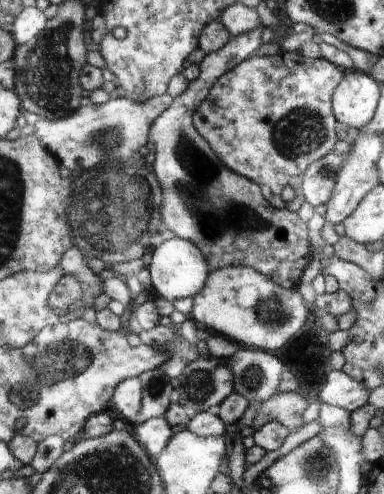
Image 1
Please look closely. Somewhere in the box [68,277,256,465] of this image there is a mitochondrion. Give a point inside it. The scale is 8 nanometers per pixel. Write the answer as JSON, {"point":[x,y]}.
{"point":[199,387]}

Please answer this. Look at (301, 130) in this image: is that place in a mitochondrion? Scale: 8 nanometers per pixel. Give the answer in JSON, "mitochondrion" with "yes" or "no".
{"mitochondrion":"yes"}

